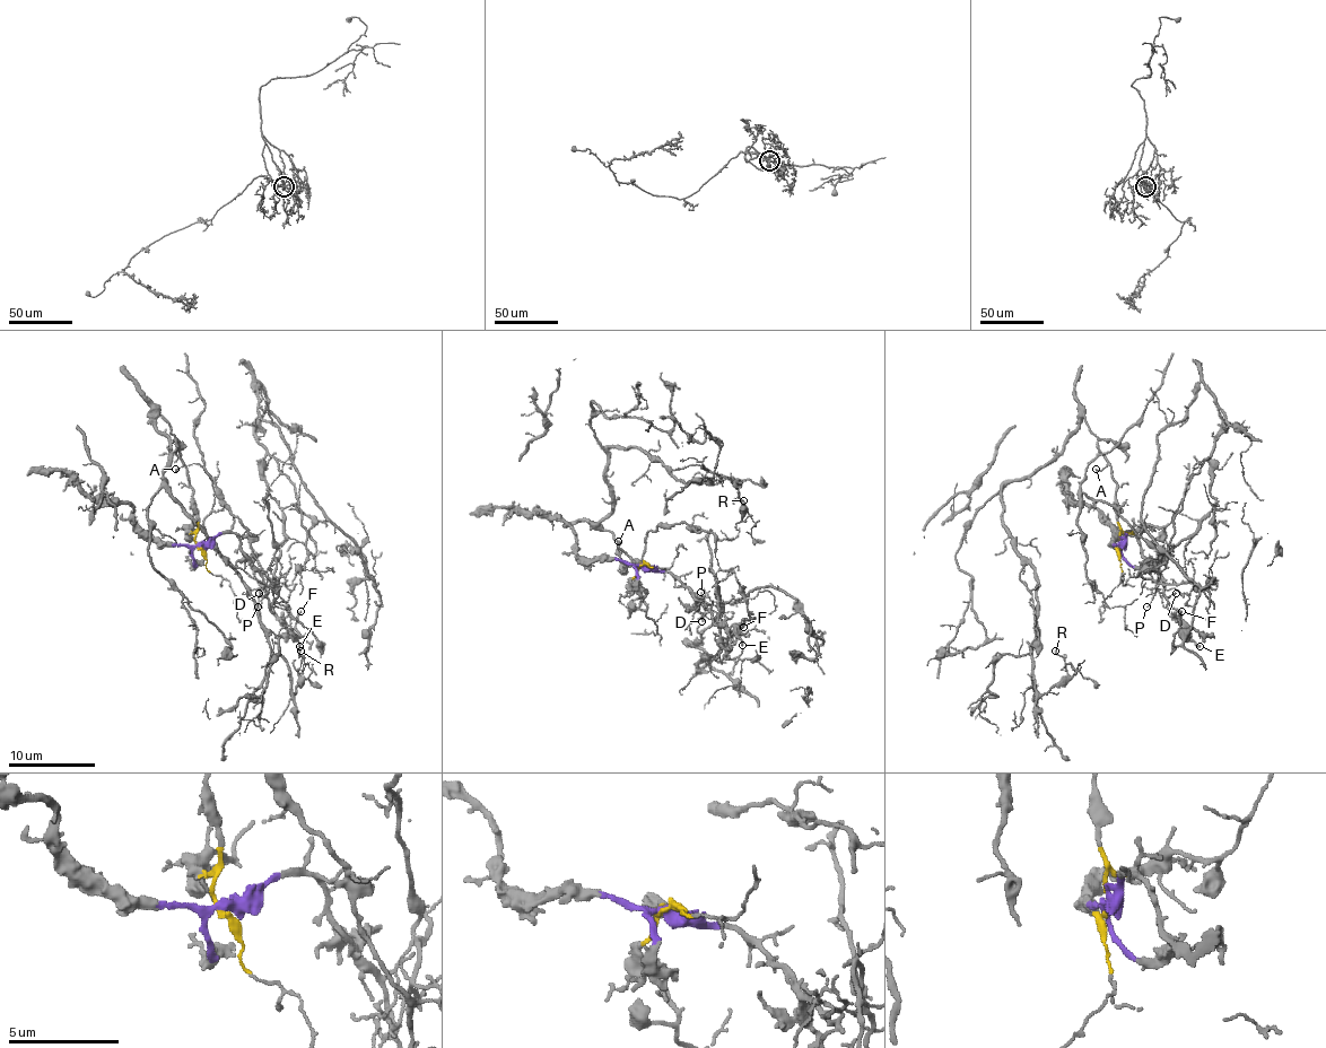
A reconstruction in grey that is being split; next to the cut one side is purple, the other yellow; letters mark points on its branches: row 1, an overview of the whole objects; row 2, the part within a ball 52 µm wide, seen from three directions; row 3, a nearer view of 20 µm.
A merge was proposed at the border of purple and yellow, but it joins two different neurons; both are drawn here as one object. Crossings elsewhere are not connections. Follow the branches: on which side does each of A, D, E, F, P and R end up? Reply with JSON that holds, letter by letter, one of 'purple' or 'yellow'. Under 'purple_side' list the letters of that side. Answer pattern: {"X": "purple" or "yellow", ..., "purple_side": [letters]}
{"A": "yellow", "D": "purple", "E": "purple", "F": "purple", "P": "purple", "R": "yellow", "purple_side": ["D", "E", "F", "P"]}

